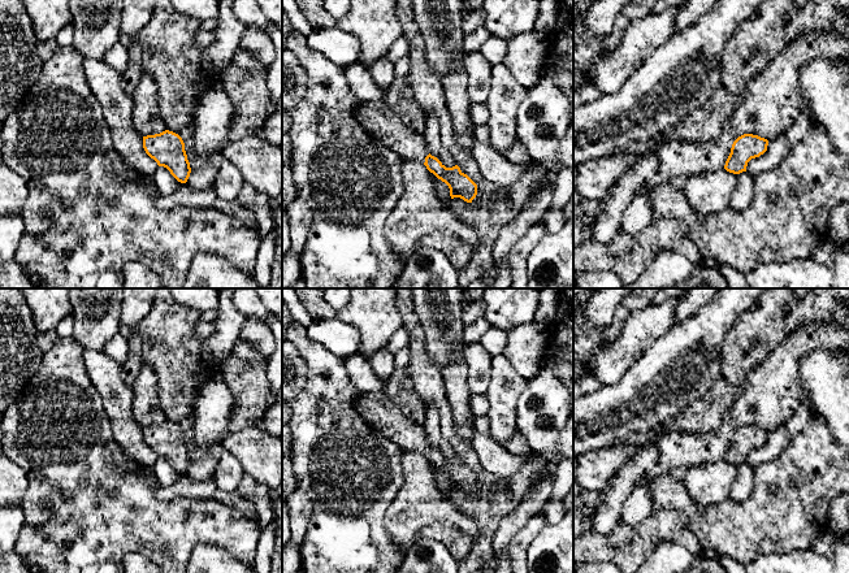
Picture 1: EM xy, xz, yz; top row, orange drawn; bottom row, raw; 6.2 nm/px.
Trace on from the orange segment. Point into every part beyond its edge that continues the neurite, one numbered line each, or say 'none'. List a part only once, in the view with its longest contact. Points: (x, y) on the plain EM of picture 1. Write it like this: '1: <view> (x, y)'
1: xz (376, 408)

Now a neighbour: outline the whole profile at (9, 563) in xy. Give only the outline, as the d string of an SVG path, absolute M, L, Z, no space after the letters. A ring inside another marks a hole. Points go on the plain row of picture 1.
M14 550L0 555L0 573L34 573L29 563Z

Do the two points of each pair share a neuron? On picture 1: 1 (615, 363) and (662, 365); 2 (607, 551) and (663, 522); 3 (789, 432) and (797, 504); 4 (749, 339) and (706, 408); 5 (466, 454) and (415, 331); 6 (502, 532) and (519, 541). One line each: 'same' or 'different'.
1: different
2: same
3: different
4: same
5: same
6: different

